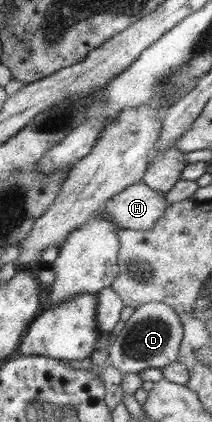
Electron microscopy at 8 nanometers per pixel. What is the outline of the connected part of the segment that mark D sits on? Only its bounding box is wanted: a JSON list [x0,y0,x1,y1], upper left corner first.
[107,301,183,374]

